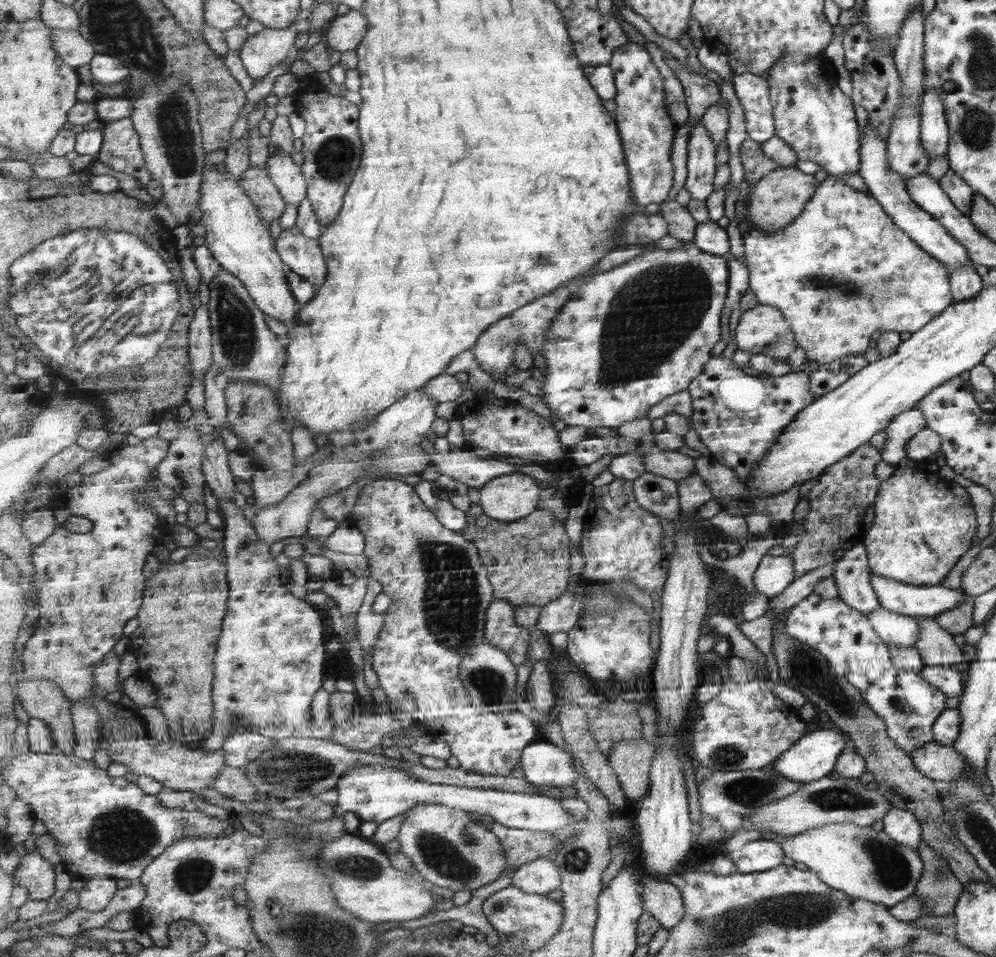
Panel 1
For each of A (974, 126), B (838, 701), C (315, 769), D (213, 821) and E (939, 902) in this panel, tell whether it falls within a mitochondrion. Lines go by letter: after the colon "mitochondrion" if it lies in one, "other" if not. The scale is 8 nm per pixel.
A: mitochondrion
B: mitochondrion
C: mitochondrion
D: other
E: other

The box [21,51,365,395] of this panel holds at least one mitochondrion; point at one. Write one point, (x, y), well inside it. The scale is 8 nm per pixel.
(172, 114)

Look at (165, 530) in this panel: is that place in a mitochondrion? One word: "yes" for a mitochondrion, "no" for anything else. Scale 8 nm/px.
no

